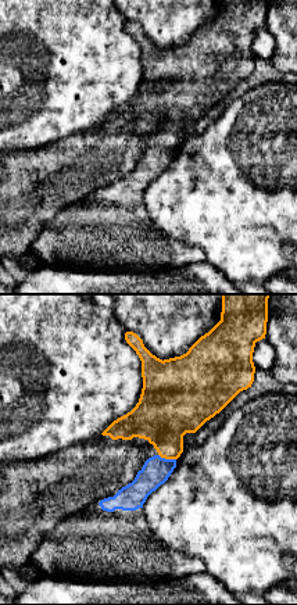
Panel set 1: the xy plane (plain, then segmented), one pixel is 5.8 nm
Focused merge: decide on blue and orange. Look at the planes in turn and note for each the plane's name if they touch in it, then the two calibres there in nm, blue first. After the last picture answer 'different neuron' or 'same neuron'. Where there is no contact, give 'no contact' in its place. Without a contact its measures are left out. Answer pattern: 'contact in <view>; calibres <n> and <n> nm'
contact in xy; calibres 160 and 320 nm

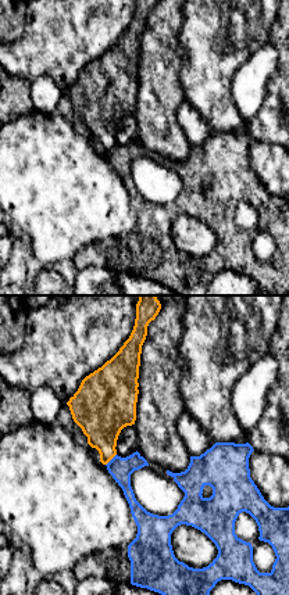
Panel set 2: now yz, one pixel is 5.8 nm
contact in yz; calibres 130 and 260 nm

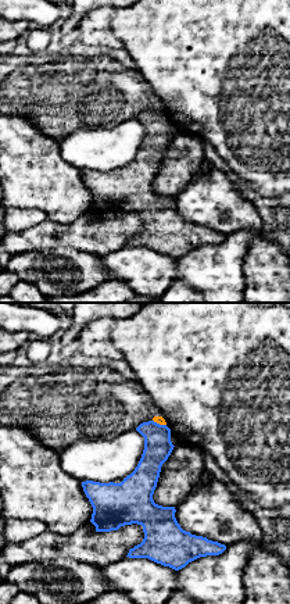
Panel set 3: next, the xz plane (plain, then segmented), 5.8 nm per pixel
contact in xz; calibres 160 and 50 nm

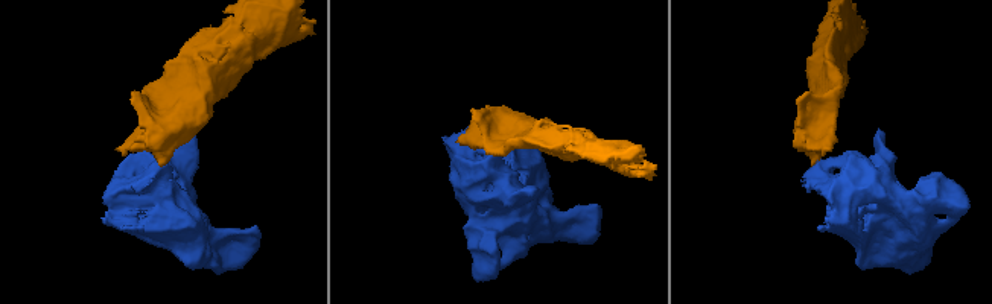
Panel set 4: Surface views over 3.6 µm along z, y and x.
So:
different neuron

